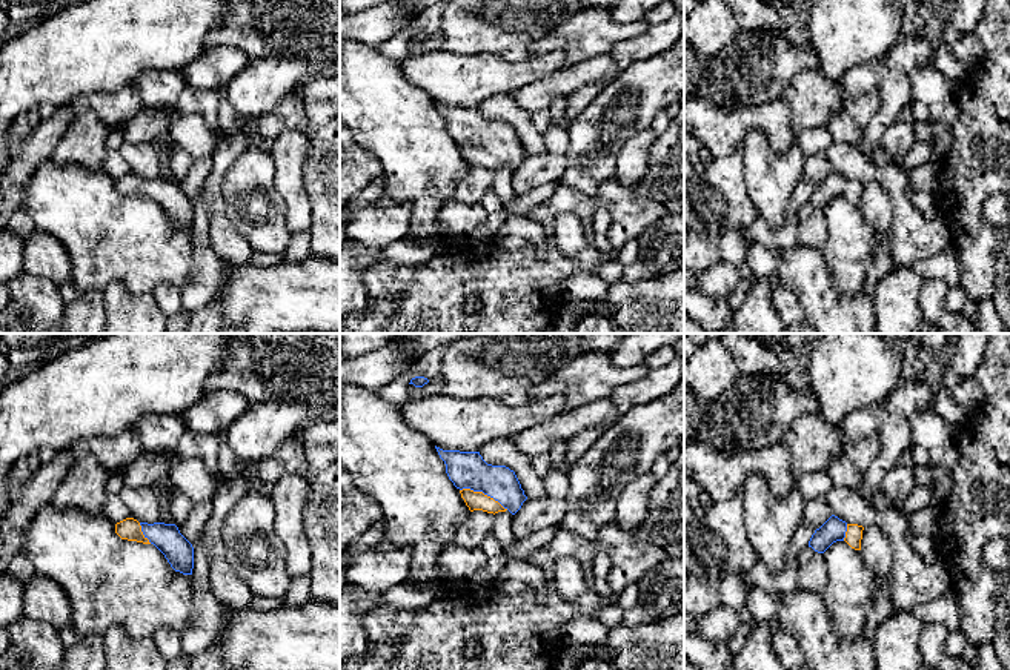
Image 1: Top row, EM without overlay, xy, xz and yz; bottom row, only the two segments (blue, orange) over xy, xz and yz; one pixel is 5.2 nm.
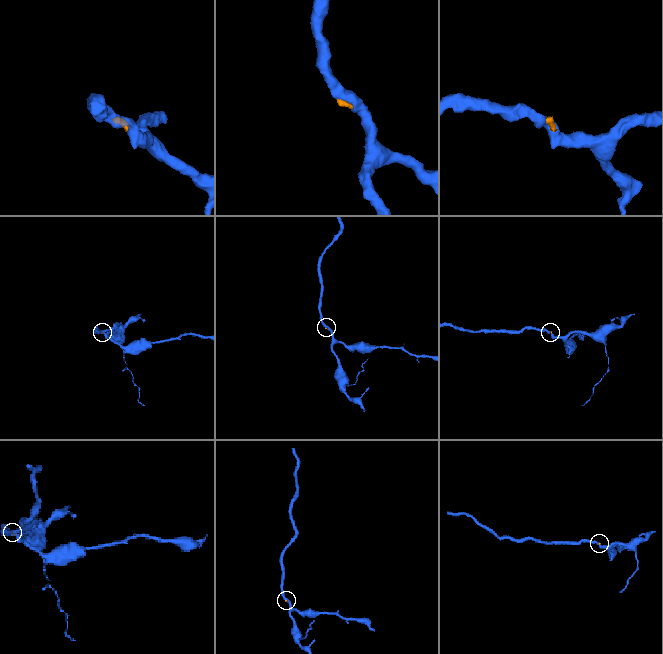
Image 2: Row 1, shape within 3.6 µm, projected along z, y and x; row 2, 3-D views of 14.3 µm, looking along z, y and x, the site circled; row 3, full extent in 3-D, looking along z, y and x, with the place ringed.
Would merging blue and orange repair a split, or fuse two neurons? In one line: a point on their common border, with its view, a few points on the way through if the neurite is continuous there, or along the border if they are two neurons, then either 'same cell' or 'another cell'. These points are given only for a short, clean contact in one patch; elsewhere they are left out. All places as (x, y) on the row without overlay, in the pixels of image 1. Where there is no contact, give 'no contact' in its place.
xz (485, 149) | across xz (465, 125), (485, 149), (474, 155) | same cell

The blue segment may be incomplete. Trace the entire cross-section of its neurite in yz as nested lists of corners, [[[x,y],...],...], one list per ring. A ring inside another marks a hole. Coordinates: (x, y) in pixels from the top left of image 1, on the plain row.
[[[832,171],[819,184],[815,186],[809,197],[809,203],[818,209],[824,209],[833,198],[846,197],[852,204],[861,206],[862,186],[862,181],[847,180]]]

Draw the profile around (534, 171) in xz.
[[[543,152],[526,155],[521,164],[513,171],[512,186],[517,195],[558,181],[566,168],[566,157],[561,154]]]

